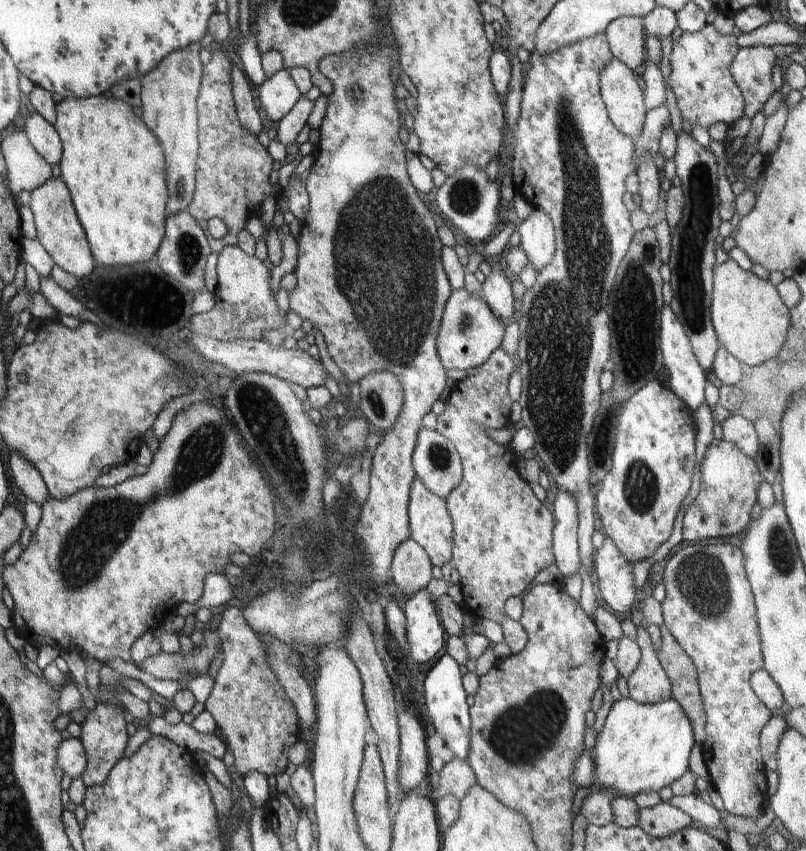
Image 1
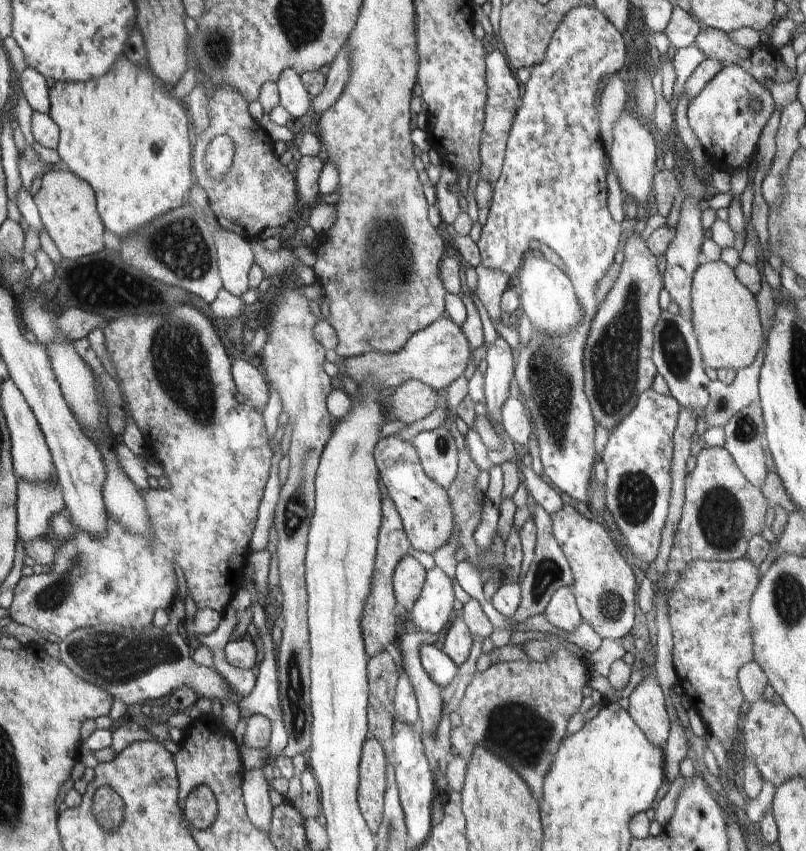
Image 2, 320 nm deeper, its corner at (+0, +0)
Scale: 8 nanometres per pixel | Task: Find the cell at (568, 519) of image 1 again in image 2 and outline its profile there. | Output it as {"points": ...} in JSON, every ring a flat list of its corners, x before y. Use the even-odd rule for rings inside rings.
{"points":[[568,587,556,590,543,612,544,618,564,634,572,634,583,622,575,596]]}

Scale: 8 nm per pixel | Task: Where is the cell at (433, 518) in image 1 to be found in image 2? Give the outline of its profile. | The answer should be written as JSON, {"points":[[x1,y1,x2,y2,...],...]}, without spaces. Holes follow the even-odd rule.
{"points":[[396,435,382,437,373,455,380,480,395,504,412,549,432,554,450,540,455,525,447,489,426,476,416,449]]}

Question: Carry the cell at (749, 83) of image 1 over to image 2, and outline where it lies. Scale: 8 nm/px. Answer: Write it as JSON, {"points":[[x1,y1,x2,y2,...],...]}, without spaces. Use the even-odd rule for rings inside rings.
{"points":[[738,65,724,67,688,105,689,124,700,140,705,158,718,171,726,171,730,176,738,169,748,169,748,159,756,154,760,134,771,114,774,101,770,91,753,79],[752,100,760,102,760,110,752,109]]}

